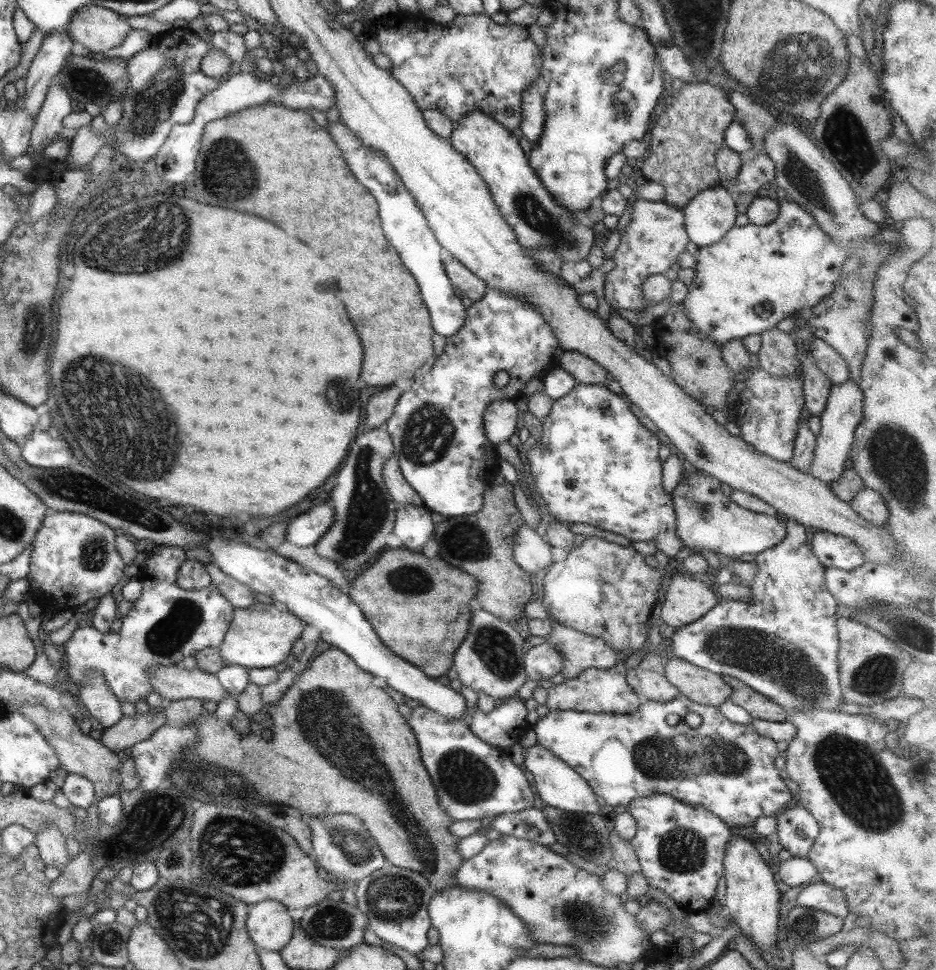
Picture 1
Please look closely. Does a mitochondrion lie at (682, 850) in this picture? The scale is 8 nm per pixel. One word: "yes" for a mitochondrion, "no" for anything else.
yes

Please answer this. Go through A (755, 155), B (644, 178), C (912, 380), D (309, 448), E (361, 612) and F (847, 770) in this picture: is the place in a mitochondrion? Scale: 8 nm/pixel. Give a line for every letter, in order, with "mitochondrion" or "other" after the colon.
A: other
B: other
C: other
D: other
E: other
F: mitochondrion

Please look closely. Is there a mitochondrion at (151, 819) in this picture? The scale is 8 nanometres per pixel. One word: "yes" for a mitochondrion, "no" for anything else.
yes

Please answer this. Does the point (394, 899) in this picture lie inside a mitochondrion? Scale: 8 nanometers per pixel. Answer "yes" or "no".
yes

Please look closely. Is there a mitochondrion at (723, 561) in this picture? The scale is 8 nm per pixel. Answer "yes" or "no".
no

